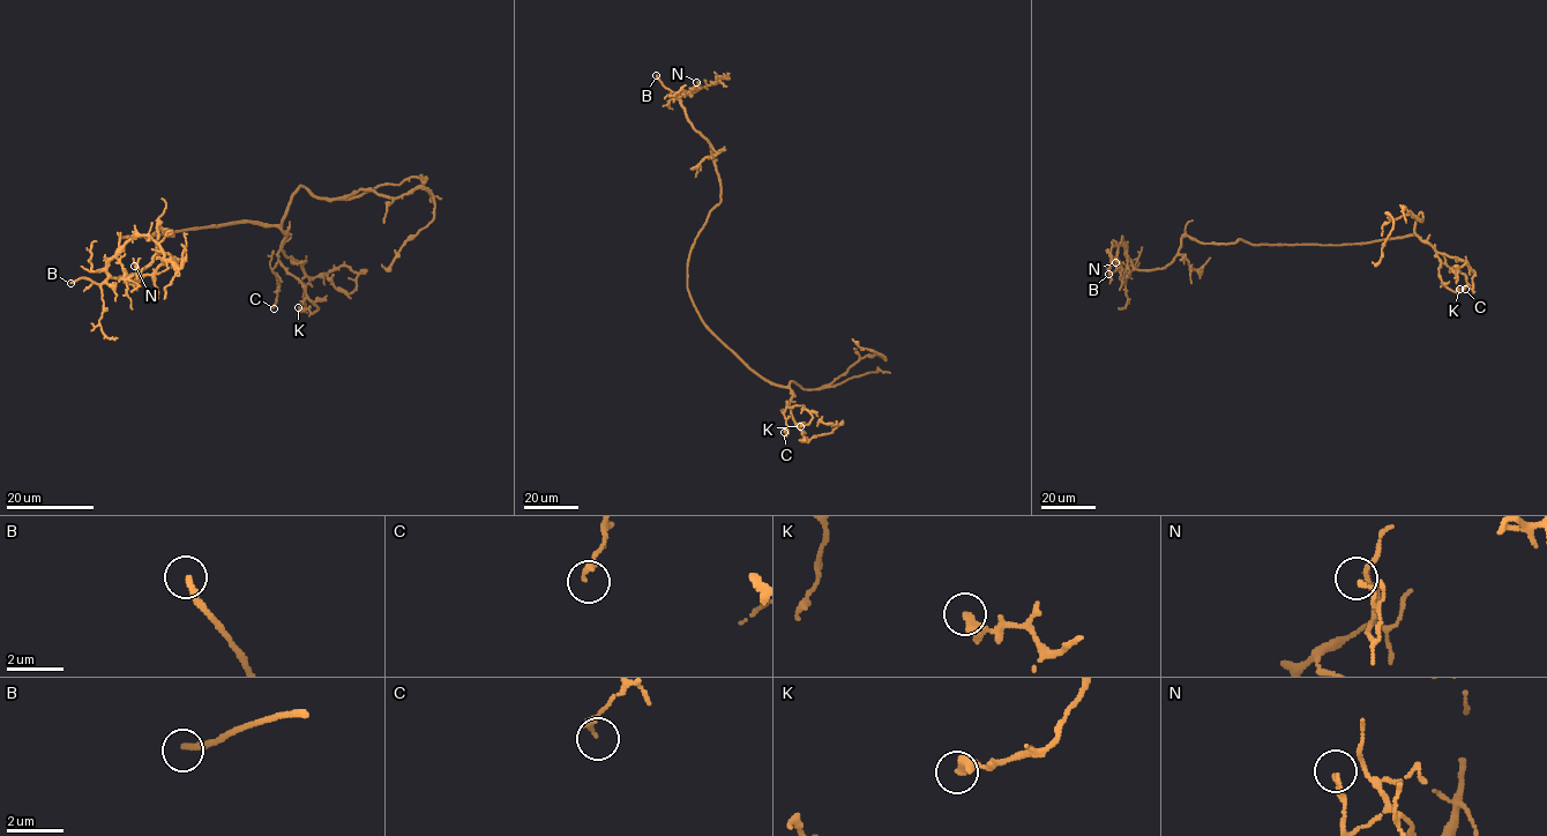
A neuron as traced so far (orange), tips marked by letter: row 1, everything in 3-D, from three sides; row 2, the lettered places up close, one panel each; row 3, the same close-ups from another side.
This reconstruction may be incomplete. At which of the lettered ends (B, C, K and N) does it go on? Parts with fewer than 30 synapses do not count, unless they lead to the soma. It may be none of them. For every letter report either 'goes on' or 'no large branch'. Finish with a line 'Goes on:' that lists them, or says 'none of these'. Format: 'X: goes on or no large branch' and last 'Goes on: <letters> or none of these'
B: goes on
C: no large branch
K: no large branch
N: no large branch
Goes on: B

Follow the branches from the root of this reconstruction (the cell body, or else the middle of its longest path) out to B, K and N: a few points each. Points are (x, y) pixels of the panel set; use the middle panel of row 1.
B: (690, 298), (688, 256), (709, 213), (720, 201), (720, 180), (711, 144), (693, 127), (680, 99), (656, 75)
K: (690, 298), (702, 322), (749, 367), (790, 389), (787, 405), (802, 405), (812, 417), (800, 426)
N: (690, 298), (690, 249), (720, 201), (711, 144), (693, 127), (679, 99), (697, 89), (696, 82)

